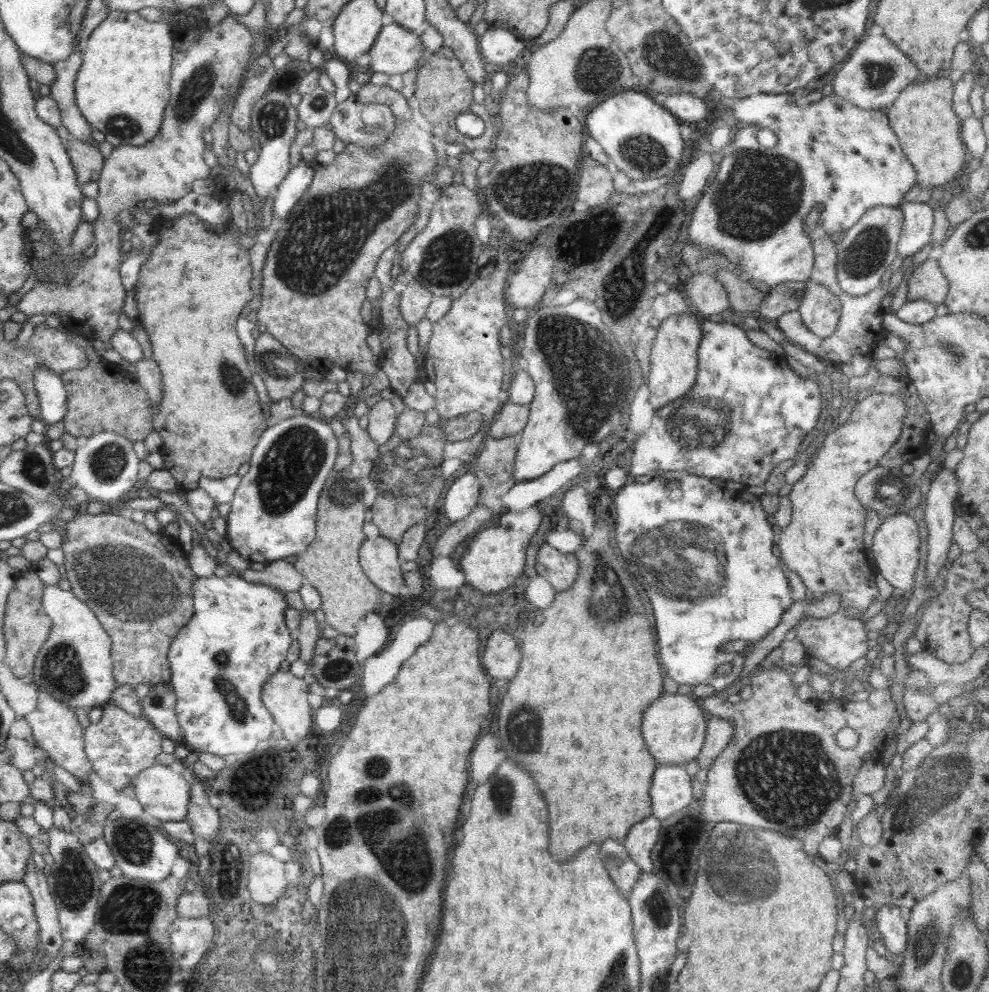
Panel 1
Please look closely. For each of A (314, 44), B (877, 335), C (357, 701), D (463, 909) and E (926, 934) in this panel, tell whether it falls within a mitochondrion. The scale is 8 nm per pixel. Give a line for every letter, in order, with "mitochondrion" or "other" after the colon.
A: other
B: other
C: other
D: other
E: mitochondrion

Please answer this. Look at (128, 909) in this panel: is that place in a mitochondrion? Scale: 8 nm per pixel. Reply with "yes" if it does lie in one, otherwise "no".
yes

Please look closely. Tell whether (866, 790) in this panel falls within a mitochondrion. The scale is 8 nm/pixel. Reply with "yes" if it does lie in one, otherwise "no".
no

